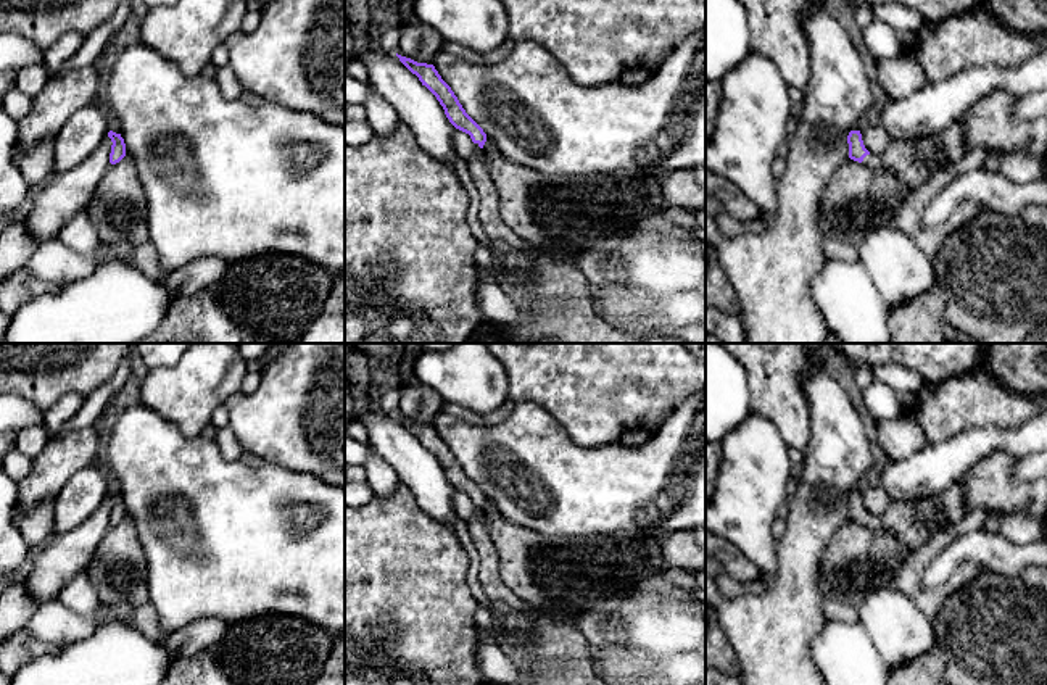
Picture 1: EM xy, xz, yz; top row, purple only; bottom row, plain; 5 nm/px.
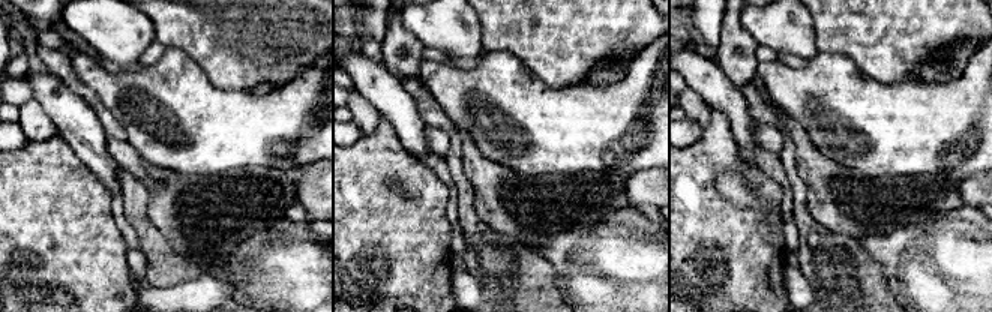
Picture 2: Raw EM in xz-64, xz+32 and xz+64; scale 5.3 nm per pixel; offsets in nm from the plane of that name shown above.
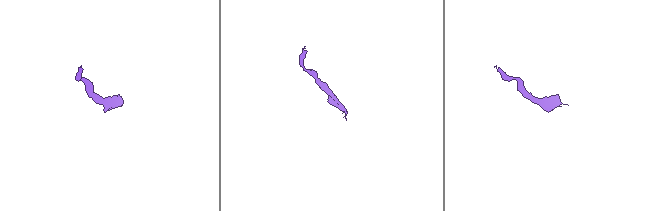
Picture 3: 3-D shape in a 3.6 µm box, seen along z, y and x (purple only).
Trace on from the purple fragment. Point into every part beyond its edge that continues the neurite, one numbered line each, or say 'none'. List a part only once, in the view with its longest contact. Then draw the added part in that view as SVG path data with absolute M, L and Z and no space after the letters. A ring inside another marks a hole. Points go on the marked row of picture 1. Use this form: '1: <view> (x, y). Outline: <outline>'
1: yz (901, 157). Outline: M894 139L881 156L867 155L862 163L870 168L892 171L902 182L915 189L952 164L942 156L941 150L931 158L920 158L917 155L920 142L921 139Z

